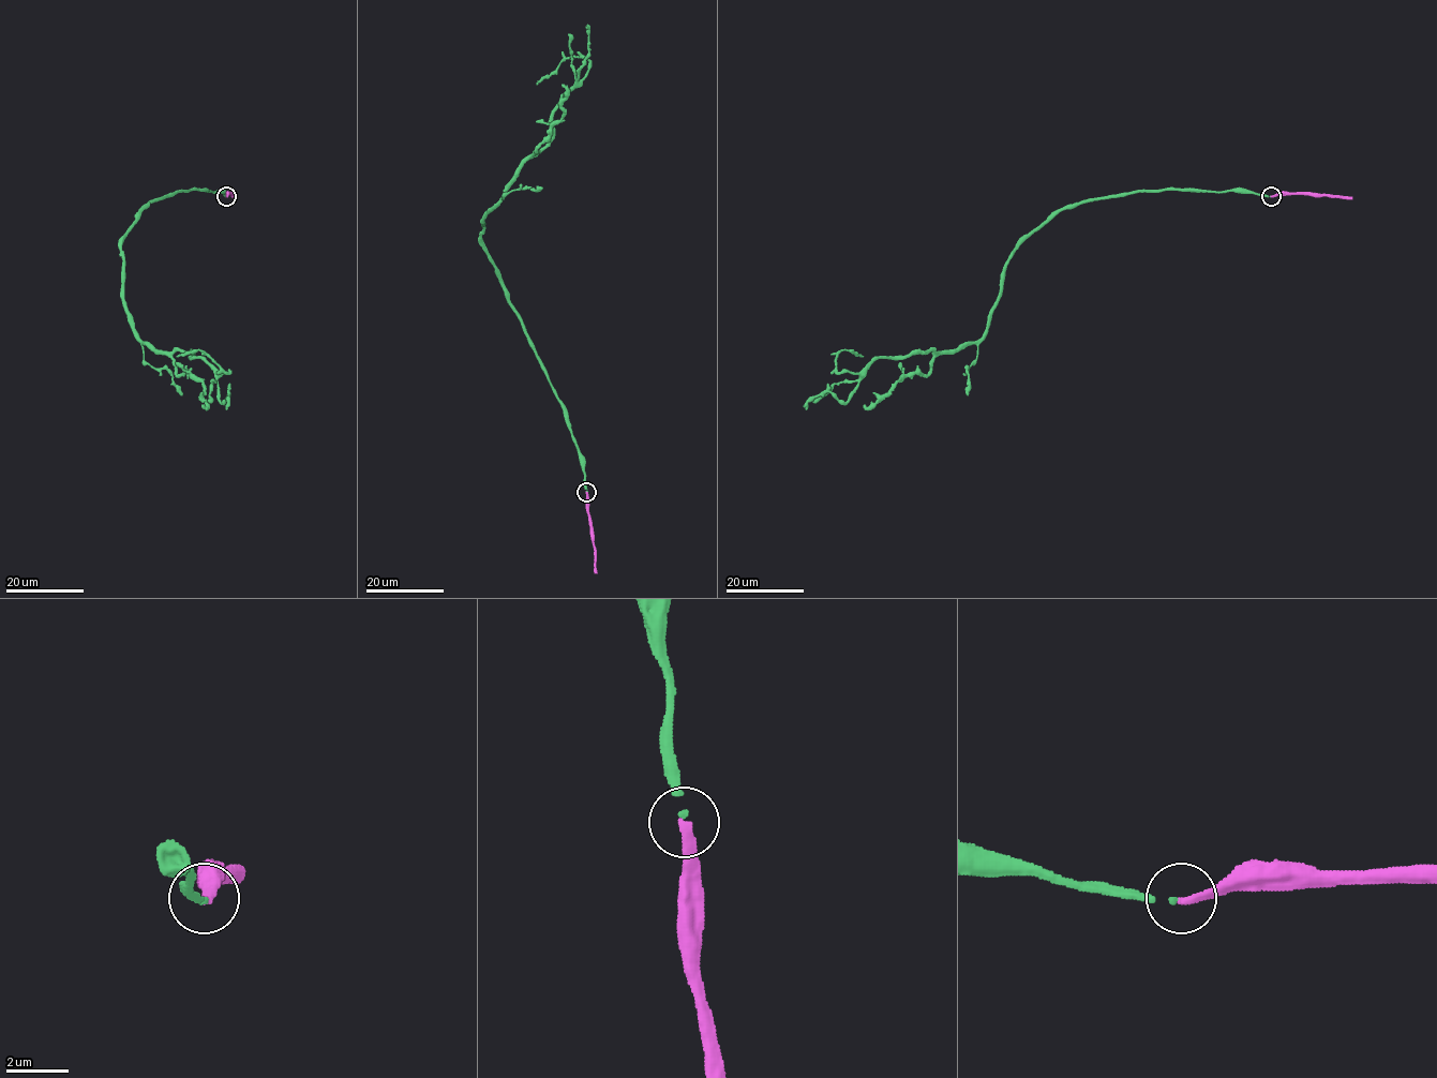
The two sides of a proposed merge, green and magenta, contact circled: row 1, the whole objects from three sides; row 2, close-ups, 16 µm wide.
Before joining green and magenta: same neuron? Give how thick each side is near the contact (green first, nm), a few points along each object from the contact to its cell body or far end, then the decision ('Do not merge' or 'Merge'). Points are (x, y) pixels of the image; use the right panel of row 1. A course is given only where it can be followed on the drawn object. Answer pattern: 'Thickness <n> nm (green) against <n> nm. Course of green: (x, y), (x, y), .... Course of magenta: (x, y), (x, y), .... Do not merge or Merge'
Thickness 110 nm (green) against 280 nm. Course of green: (1271, 196), (1136, 190), (1066, 207), (1014, 252), (977, 341), (838, 372), (839, 352), (863, 357). Course of magenta: (1271, 196), (1323, 194), (1352, 199). Merge

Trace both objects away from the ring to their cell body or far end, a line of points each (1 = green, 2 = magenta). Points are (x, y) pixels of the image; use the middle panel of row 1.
1: (586, 492), (567, 412), (481, 235), (515, 171), (547, 145), (554, 107), (589, 60), (568, 57), (537, 84)
2: (586, 492), (596, 573)

